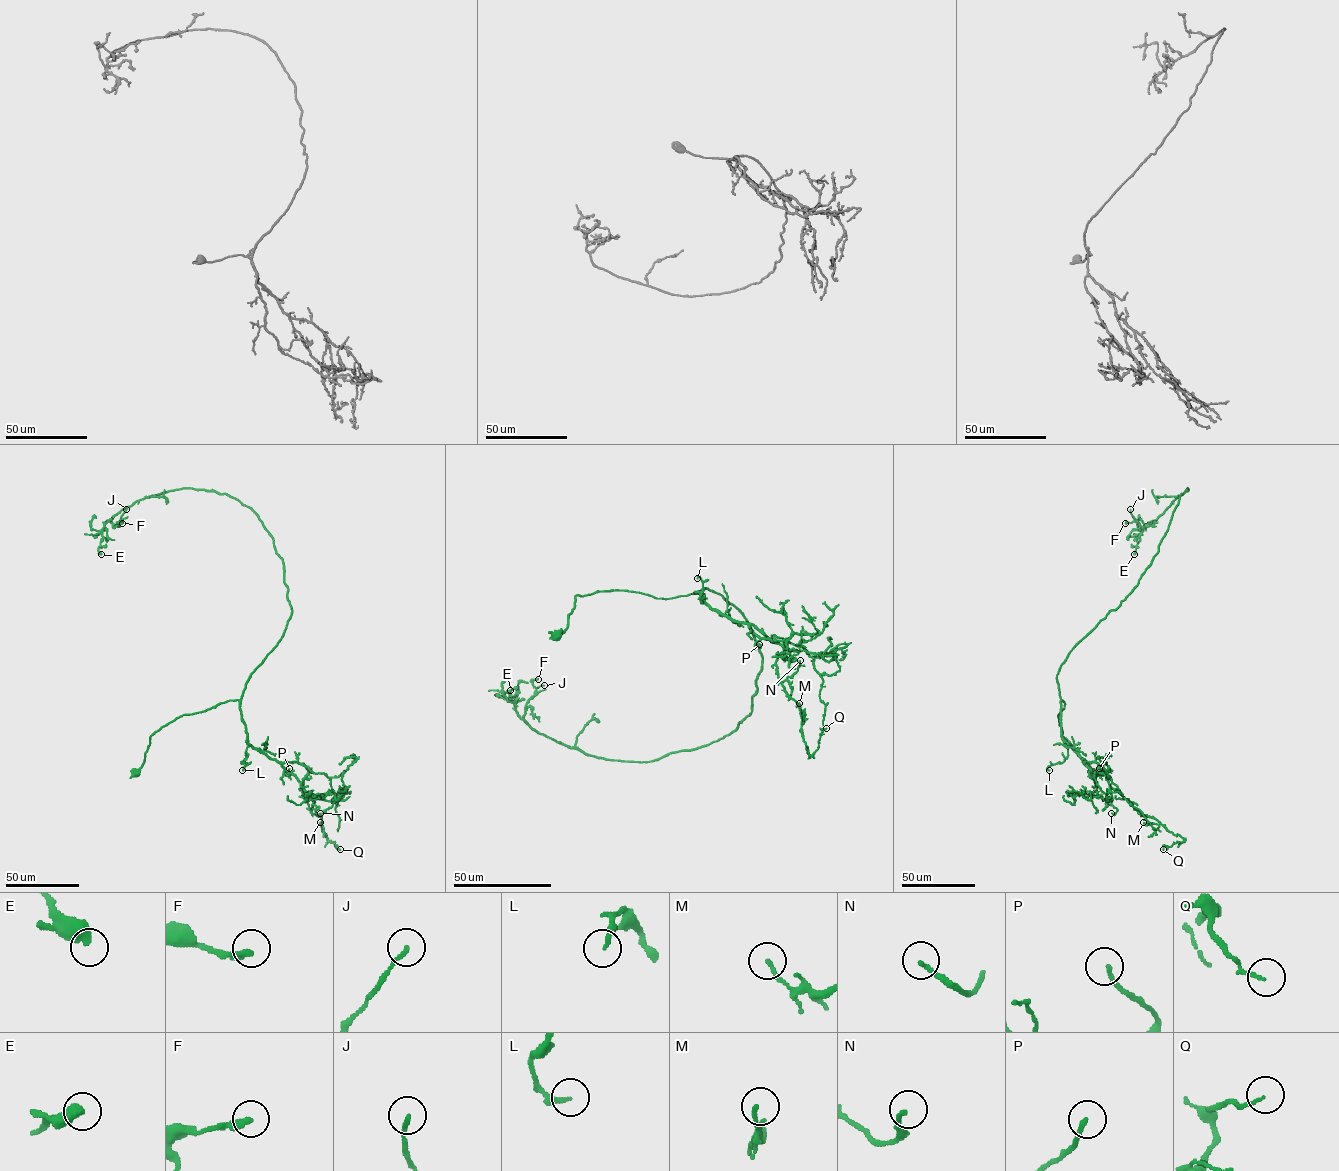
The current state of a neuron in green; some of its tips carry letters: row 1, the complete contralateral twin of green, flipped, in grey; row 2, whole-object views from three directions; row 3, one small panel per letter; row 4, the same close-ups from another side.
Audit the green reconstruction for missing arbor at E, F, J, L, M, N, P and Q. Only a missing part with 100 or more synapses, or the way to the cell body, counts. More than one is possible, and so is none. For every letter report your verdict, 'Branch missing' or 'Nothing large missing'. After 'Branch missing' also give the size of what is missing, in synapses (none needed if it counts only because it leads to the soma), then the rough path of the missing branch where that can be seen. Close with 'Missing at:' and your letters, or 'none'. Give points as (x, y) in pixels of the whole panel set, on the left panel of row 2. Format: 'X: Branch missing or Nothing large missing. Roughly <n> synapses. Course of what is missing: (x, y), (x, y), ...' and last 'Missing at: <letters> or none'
E: Nothing large missing
F: Nothing large missing
J: Nothing large missing
L: Nothing large missing
M: Nothing large missing
N: Nothing large missing
P: Nothing large missing
Q: Nothing large missing
Missing at: none

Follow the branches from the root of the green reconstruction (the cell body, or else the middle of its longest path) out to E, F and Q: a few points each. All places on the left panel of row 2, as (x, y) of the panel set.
E: (135, 772), (162, 727), (240, 701), (292, 608), (272, 537), (226, 494), (136, 501), (104, 523), (101, 554)
F: (135, 772), (162, 727), (240, 701), (292, 608), (272, 537), (235, 498), (168, 491), (122, 523)
Q: (135, 772), (162, 727), (237, 699), (249, 744), (308, 769), (303, 797), (340, 849)

